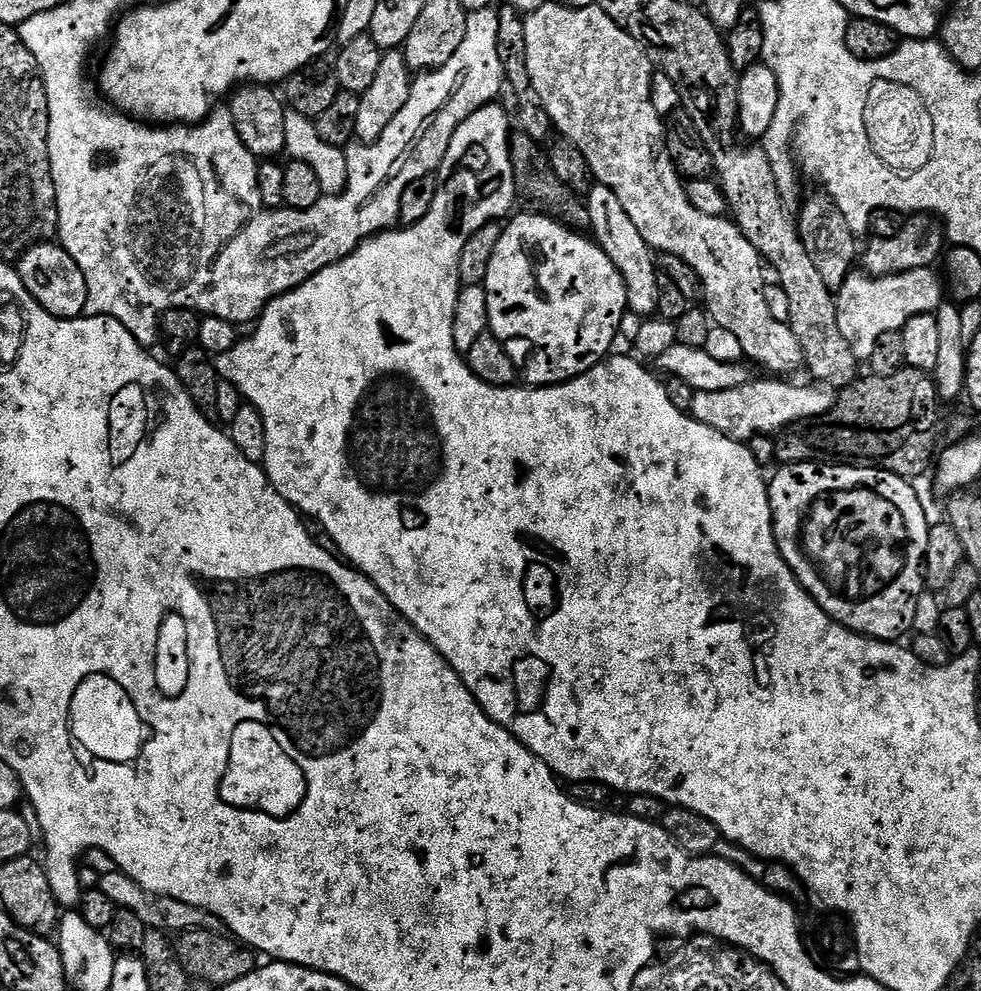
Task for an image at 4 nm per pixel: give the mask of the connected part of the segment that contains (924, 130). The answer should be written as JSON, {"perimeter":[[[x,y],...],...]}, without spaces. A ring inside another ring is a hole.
{"perimeter":[[[878,80],[873,84],[866,98],[864,133],[866,138],[870,138],[873,154],[898,173],[922,170],[932,156],[934,122],[930,122],[930,114],[920,101],[920,95],[910,86],[889,80]]]}

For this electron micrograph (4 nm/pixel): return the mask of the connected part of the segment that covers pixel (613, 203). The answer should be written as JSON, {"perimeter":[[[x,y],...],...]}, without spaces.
{"perimeter":[[[602,183],[593,185],[586,194],[586,207],[593,239],[622,274],[628,291],[629,309],[643,318],[651,317],[658,306],[658,266],[652,249],[609,187]]]}

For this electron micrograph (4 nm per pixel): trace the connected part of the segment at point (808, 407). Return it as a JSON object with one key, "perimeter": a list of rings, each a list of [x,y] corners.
{"perimeter":[[[784,378],[768,379],[772,380],[754,380],[734,390],[694,392],[690,415],[693,420],[713,428],[718,434],[747,442],[756,436],[779,434],[799,420],[814,420],[836,405],[837,393],[831,388],[813,386],[811,383],[787,384]]]}

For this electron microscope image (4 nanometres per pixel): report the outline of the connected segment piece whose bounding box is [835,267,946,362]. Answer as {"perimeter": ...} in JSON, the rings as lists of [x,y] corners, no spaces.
{"perimeter":[[[931,267],[912,269],[906,273],[894,273],[892,276],[872,276],[867,274],[853,274],[846,278],[846,282],[835,293],[836,313],[838,314],[838,330],[842,330],[842,338],[850,342],[850,350],[854,350],[857,361],[867,362],[874,342],[882,334],[898,332],[910,322],[910,318],[921,316],[927,312],[935,313],[936,309],[946,300],[946,288],[941,277],[934,274]]]}

